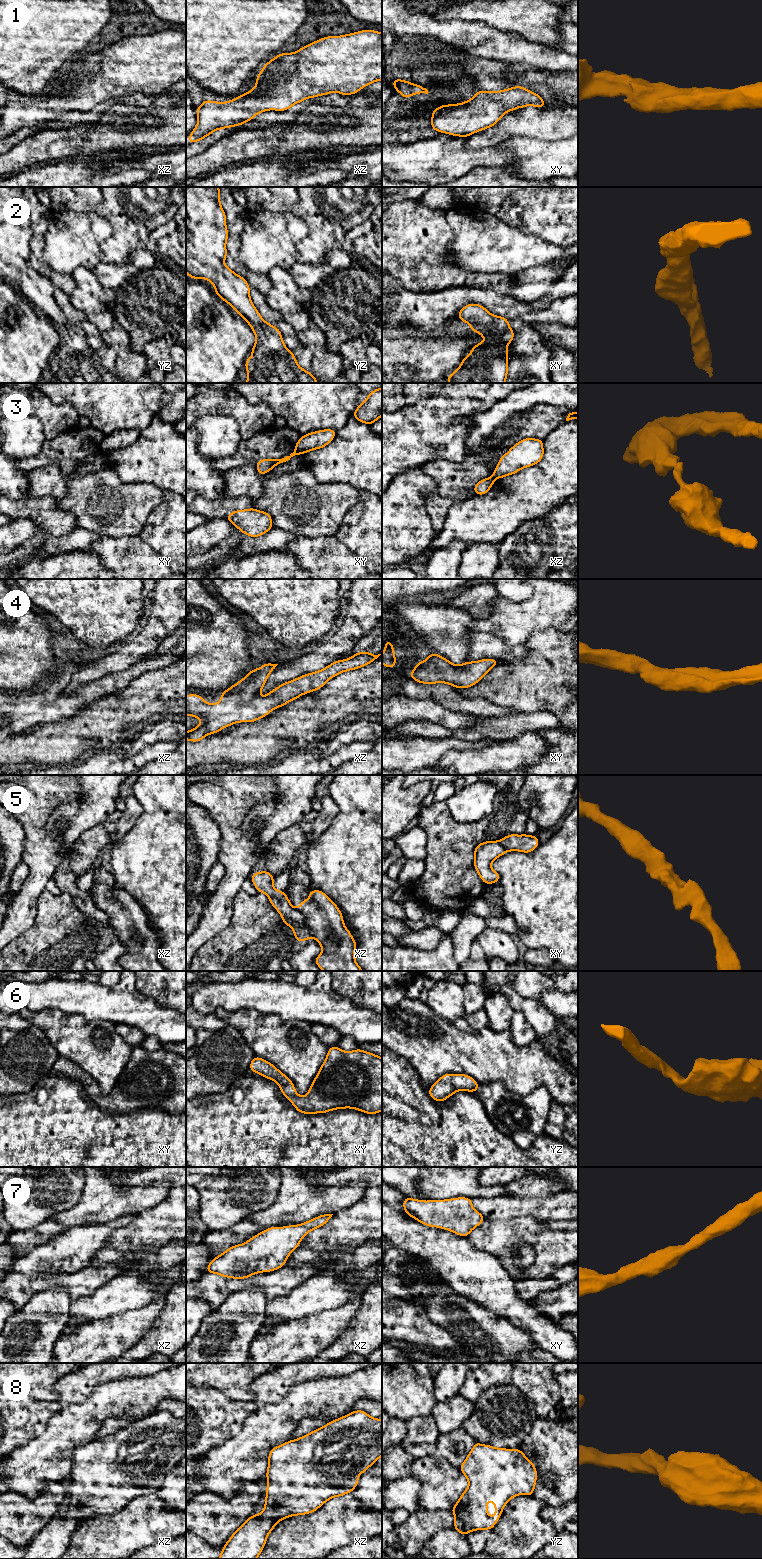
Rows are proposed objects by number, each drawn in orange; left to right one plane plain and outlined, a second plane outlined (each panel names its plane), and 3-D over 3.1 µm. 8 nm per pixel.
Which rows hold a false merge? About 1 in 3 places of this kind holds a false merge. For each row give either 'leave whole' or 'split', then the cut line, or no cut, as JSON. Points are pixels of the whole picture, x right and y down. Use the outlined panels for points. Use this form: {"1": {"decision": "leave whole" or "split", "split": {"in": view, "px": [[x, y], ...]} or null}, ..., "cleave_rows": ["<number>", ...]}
{"1": {"decision": "leave whole", "split": null}, "2": {"decision": "leave whole", "split": null}, "3": {"decision": "split", "split": {"in": "xy", "px": [[295, 449], [298, 453]]}}, "4": {"decision": "leave whole", "split": null}, "5": {"decision": "split", "split": {"in": "xz", "px": [[296, 909], [304, 916], [305, 923], [313, 935]]}}, "6": {"decision": "leave whole", "split": null}, "7": {"decision": "leave whole", "split": null}, "8": {"decision": "leave whole", "split": null}, "cleave_rows": ["3", "5"]}

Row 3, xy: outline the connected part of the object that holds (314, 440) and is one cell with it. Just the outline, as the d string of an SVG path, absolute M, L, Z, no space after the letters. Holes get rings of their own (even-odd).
M325 429L317 432L310 432L301 436L295 445L295 450L299 455L310 452L314 449L320 449L328 445L335 437L336 430Z

